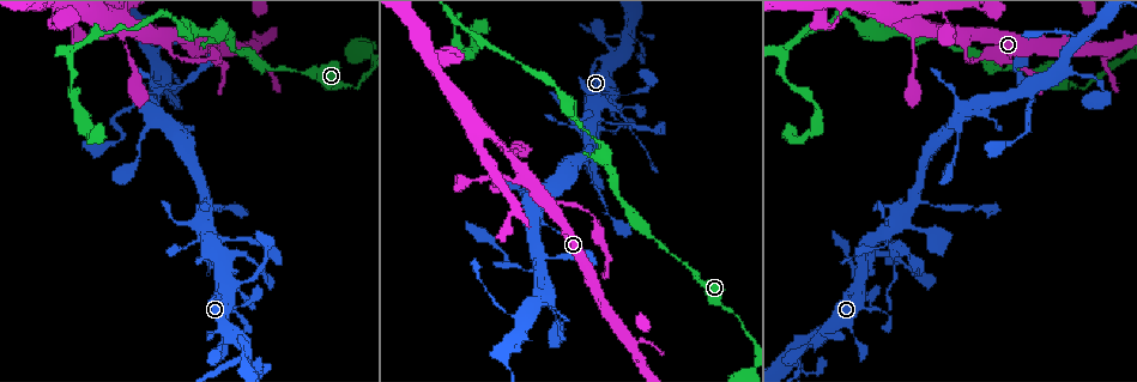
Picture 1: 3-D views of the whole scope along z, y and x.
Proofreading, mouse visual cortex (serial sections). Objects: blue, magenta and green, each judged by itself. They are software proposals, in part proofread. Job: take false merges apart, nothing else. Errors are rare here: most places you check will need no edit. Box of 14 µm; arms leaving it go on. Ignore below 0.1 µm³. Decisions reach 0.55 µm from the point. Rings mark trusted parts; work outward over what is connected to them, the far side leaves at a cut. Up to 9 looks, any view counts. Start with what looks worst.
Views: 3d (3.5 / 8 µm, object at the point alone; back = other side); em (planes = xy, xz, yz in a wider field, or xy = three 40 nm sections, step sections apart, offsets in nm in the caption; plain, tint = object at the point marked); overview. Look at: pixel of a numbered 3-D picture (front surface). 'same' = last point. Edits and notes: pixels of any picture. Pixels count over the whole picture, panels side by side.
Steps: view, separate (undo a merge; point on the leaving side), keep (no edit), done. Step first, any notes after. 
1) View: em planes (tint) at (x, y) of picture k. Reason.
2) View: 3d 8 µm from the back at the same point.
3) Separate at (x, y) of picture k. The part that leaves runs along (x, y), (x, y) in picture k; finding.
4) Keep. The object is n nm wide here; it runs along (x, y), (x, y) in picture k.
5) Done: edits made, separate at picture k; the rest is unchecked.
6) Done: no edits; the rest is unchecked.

View: 3d 3.5 µm at (968, 34) of picture 1. Three arms meet.

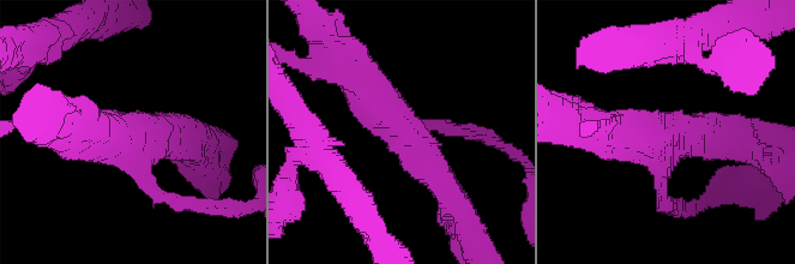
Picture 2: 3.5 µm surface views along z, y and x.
View: em xy step 1 (plain) at (412, 135) of picture 2.

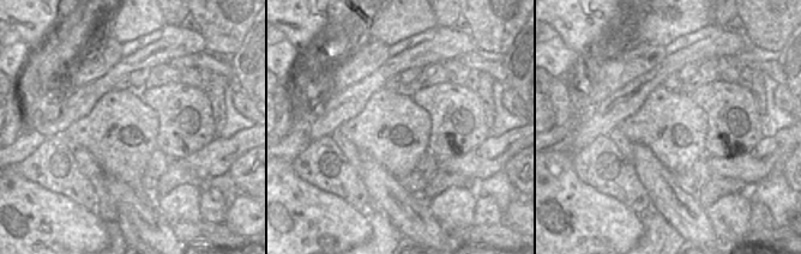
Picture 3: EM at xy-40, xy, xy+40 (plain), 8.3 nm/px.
View: em xy step 1 (tint) at the same point.

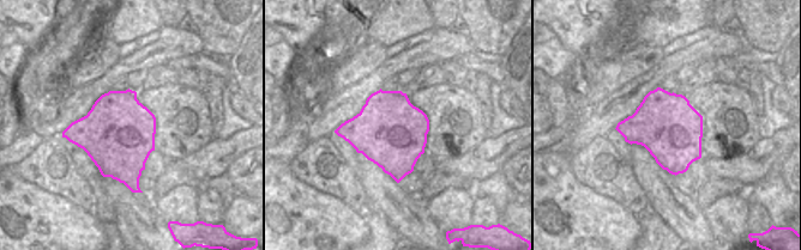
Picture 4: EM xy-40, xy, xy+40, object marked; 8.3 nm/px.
Keep. The object is 600 nm wide here; it runs along (452, 200), (416, 138), (360, 77) in picture 2; all the same cell.

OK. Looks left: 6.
View: em xy step 2 (tint) at (104, 20) of picture 1.

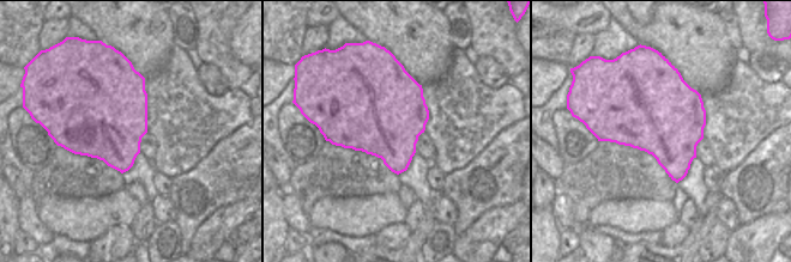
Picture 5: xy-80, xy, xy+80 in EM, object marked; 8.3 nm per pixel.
View: 3d 3.5 µm at the same point. Wider look.

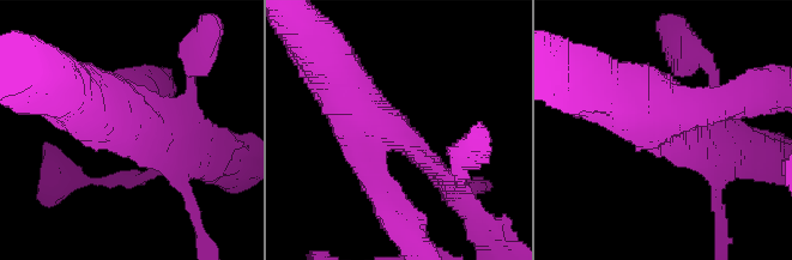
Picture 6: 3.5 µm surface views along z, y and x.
Keep. It runs along (435, 169), (355, 108), (332, 67) in picture 6; continuous, no second cell.

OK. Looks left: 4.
View: 3d 3.5 µm at (112, 116) of picture 1. Sharp bend.

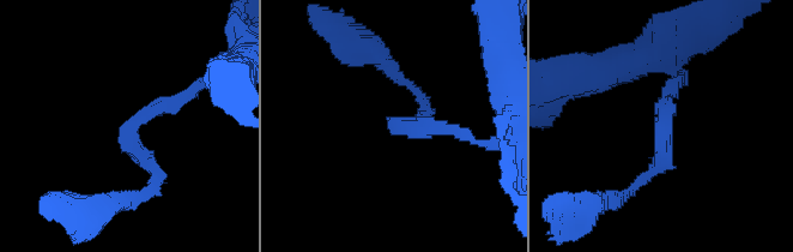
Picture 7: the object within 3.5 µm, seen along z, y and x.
View: em xy step 3 (tint) at (132, 127) of picture 7. Shape alone is not enough.

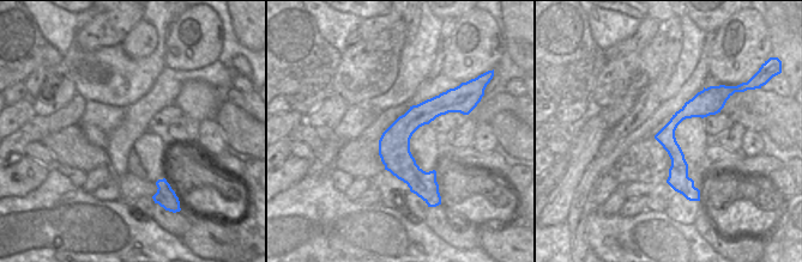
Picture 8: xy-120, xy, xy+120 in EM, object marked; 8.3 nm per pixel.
Keep. All the same cell.

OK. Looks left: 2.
View: 3d 3.5 µm at (587, 133) of picture 1. A narrow waist.

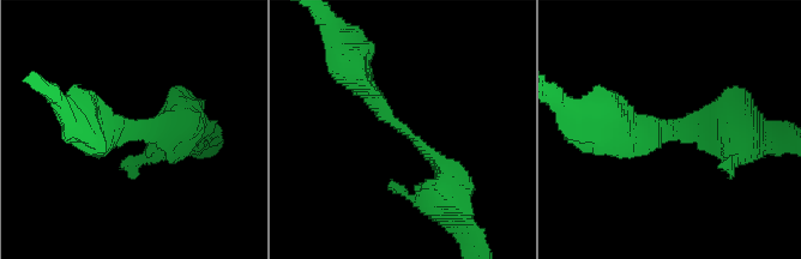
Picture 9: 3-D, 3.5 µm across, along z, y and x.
Keep. The arms are 300, 300 nm wide; all the same cell.

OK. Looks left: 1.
Done: no edits; the rest is unchecked.

